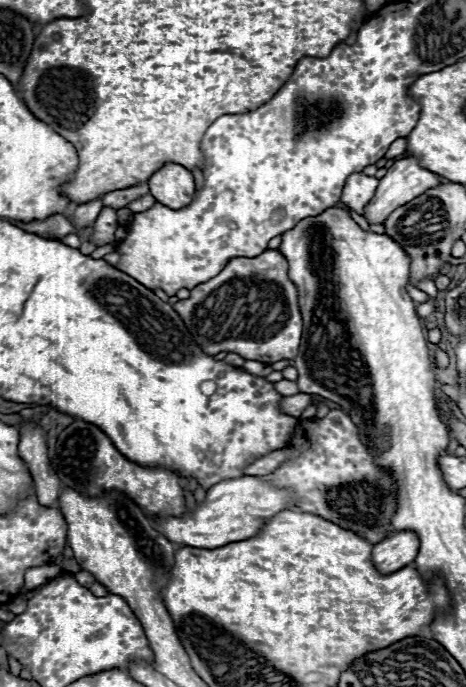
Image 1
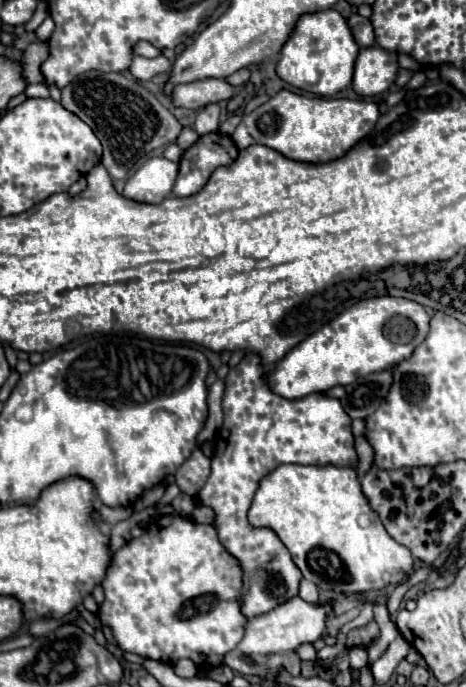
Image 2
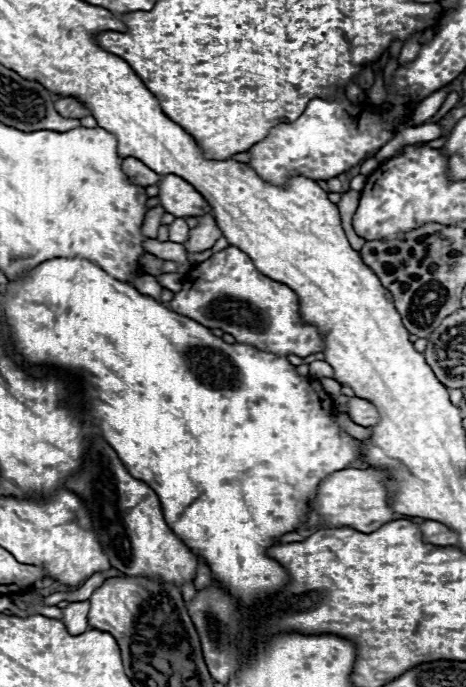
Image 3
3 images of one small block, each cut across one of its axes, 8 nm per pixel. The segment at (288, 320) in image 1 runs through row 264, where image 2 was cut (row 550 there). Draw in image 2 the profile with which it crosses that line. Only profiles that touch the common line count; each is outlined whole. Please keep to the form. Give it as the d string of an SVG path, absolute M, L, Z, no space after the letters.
M246 354L244 360L230 368L226 376L226 392L224 392L224 426L218 432L216 448L212 454L212 472L206 480L206 484L200 488L198 502L202 506L208 506L214 510L214 522L212 526L218 532L218 538L226 552L236 558L242 566L242 614L246 618L260 616L262 612L274 610L278 604L288 602L290 598L298 596L298 586L302 580L302 572L292 562L288 548L282 544L282 540L276 536L270 528L256 528L248 522L248 508L252 504L252 498L260 486L260 480L268 476L276 466L280 464L334 464L334 466L354 466L358 460L358 454L354 450L354 436L352 436L352 418L344 412L338 398L330 398L324 392L308 394L298 400L286 400L280 394L274 394L270 384L266 382L268 370L262 364L262 358L258 354Z

